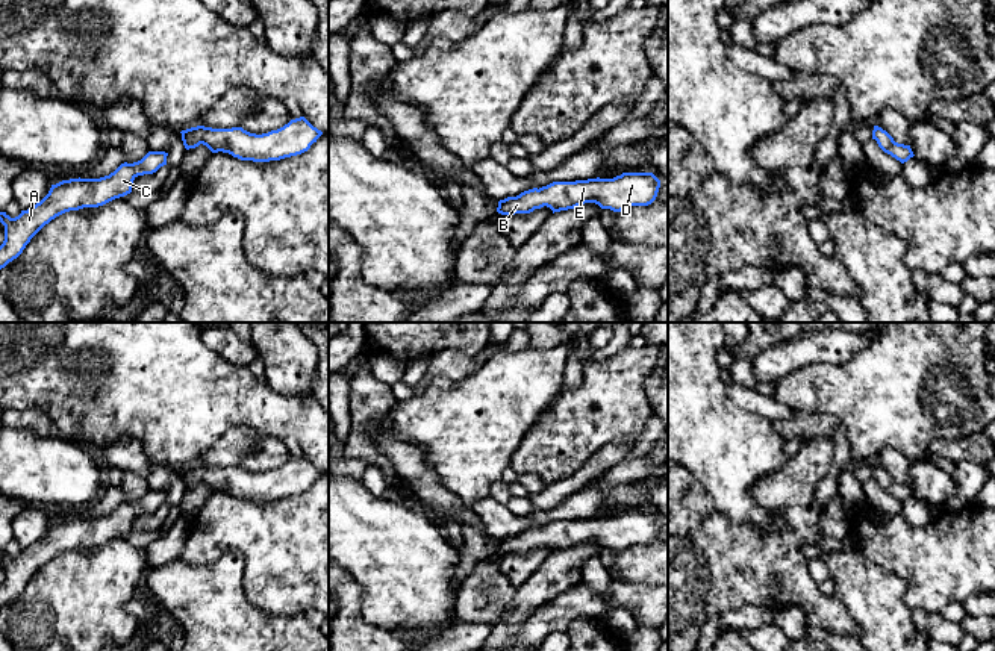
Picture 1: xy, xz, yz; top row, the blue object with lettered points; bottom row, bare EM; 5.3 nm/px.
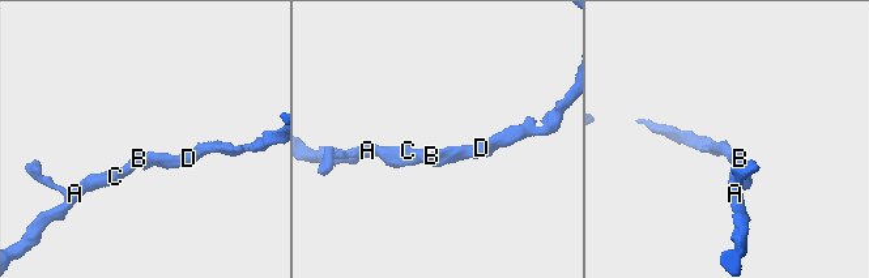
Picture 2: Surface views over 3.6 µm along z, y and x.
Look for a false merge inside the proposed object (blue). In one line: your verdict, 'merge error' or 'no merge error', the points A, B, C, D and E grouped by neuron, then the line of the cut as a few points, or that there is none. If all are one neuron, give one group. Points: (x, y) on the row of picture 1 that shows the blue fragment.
no merge error | A B C D E | no cut

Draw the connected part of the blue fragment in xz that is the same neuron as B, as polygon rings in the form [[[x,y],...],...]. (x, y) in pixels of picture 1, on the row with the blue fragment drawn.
[[[622,173],[613,179],[553,182],[539,189],[533,188],[516,197],[500,200],[497,212],[501,215],[530,213],[547,206],[554,213],[585,203],[621,212],[632,206],[651,204],[659,188],[660,180],[653,173]]]

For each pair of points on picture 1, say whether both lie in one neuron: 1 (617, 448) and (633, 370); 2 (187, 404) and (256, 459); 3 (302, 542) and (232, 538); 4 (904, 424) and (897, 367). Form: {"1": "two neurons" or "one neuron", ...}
{"1": "two neurons", "2": "two neurons", "3": "one neuron", "4": "one neuron"}

